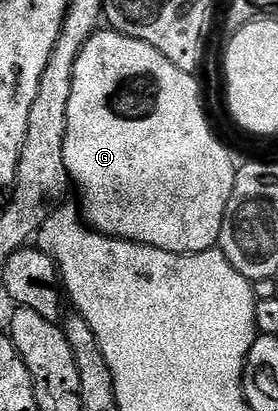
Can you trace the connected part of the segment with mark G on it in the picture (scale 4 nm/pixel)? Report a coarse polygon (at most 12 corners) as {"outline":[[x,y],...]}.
{"outline":[[111,27],[74,63],[82,217],[217,248],[237,162],[200,85]]}

